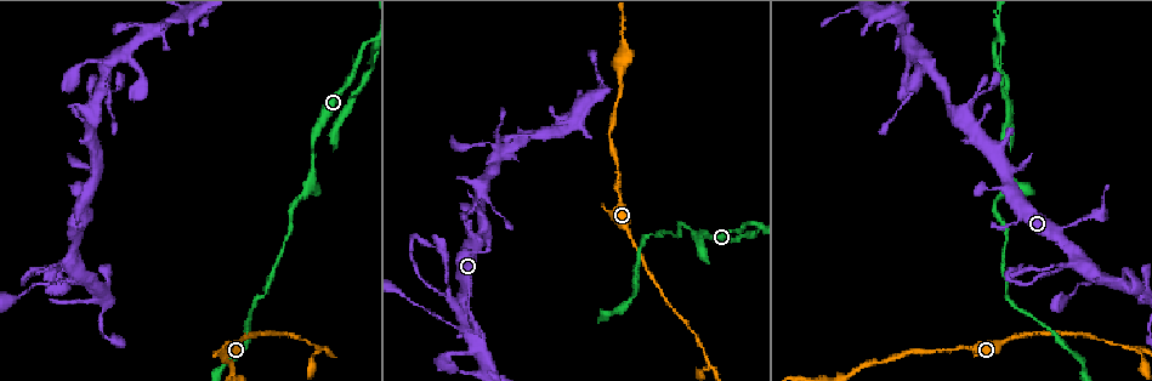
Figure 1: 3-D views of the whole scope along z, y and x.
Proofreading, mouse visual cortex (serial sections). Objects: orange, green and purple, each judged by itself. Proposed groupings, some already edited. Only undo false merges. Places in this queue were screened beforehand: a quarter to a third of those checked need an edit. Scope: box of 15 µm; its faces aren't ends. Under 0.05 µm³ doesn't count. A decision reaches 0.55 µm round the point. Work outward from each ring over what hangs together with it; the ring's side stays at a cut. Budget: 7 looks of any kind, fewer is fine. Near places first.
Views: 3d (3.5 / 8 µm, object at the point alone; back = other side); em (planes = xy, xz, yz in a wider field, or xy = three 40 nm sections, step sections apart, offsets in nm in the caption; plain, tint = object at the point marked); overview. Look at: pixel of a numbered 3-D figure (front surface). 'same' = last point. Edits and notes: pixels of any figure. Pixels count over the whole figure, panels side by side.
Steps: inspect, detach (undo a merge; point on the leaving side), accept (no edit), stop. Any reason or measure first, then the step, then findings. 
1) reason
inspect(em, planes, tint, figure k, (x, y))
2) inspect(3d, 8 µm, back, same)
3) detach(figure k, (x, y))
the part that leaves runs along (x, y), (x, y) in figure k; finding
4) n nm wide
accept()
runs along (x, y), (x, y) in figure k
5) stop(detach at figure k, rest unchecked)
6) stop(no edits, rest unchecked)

three arms meet
inspect(3d, 8 µm, figure 1, (707, 366))

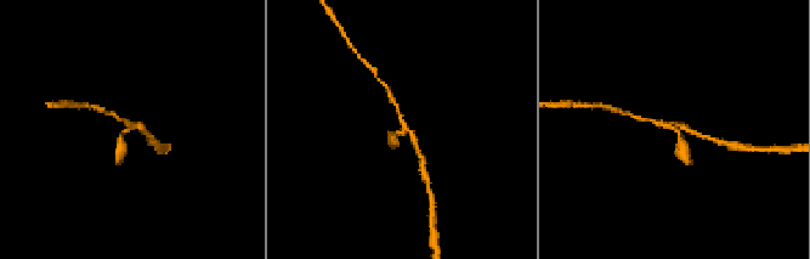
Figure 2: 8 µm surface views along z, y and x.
zoom in
inspect(3d, 3.5 µm, figure 2, (132, 129))

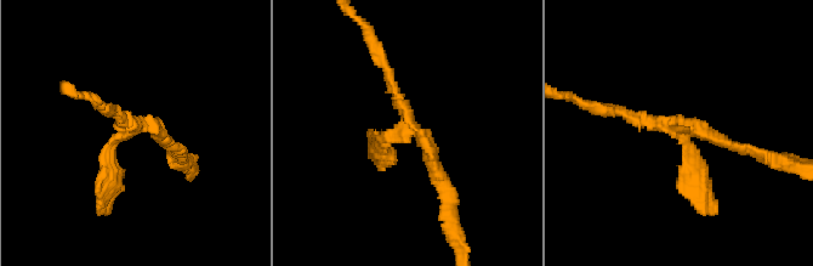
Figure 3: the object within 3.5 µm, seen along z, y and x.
inspect(em, xy, step 2, tint, figure 3, (411, 129))

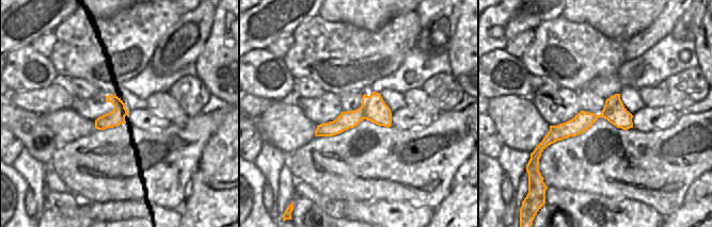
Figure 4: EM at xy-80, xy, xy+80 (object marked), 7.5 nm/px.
accept()
runs along (604, 111), (676, 129), (701, 188) in figure 3; continuous, no second cell

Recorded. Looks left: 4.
sharp bend
inspect(3d, 3.5 µm, back, figure 1, (1014, 168))

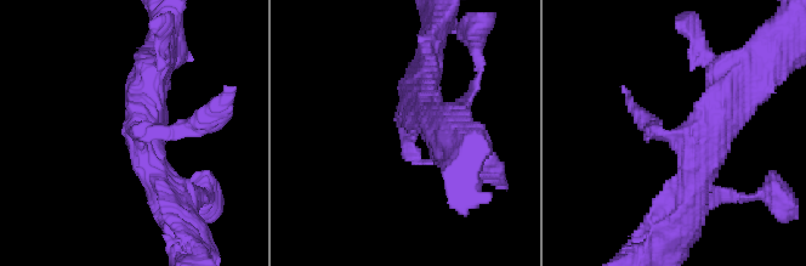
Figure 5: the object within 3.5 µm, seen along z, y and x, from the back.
inspect(em, xy, step 1, tint, figure 5, (136, 133))

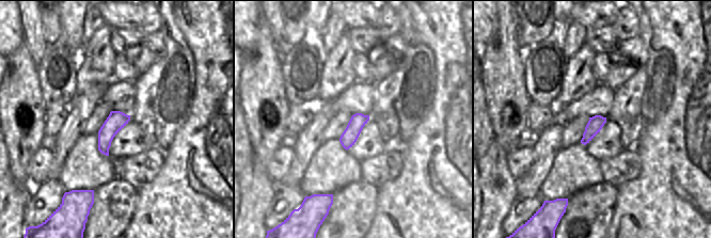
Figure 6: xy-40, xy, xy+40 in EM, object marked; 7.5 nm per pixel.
accept()
runs along (163, 186), (136, 134), (208, 123) in figure 5; one cell here

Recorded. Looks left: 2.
thick turns thin
inspect(3d, 3.5 µm, figure 1, (108, 82))

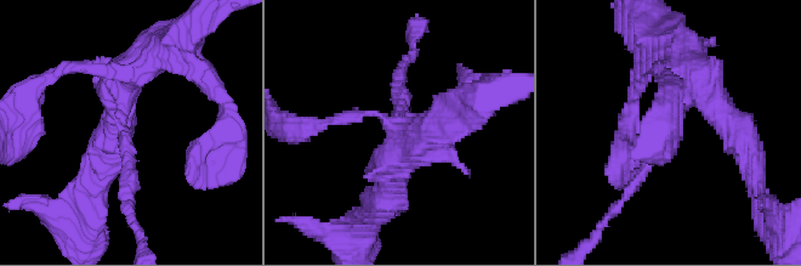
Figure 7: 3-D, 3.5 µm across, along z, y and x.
now the EM
inspect(em, xy, step 3, tint, figure 7, (119, 132))

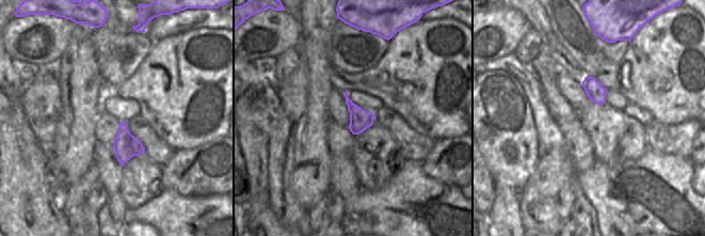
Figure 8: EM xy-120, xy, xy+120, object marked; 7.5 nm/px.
arms of 150, 400 nm
accept()
runs along (715, 102), (703, 83), (619, 203) in figure 7; one cell here

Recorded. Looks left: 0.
stop(no edits, rest unchecked)

